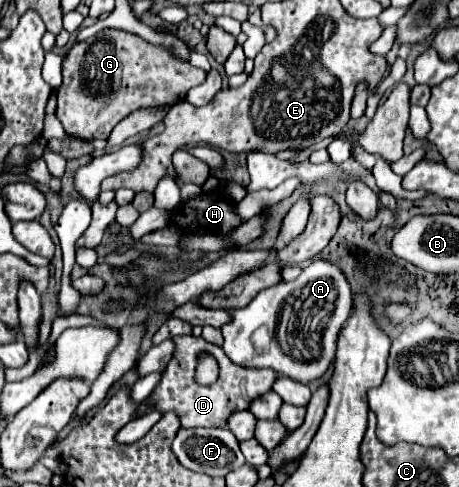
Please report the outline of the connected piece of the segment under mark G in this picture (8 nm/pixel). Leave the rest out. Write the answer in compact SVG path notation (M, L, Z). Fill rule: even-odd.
M103 29L95 37L89 37L81 43L75 43L63 61L63 83L57 93L57 119L61 121L67 135L93 141L107 139L113 127L125 119L129 113L141 107L153 105L173 105L183 101L191 87L197 87L205 81L207 71L193 67L191 63L175 57L167 47L151 45L139 35L119 31L119 29Z

